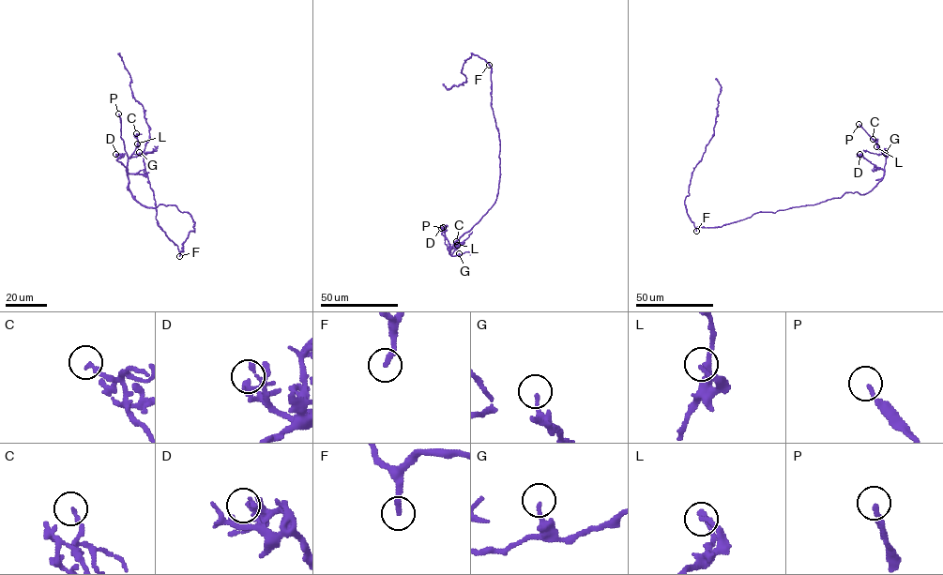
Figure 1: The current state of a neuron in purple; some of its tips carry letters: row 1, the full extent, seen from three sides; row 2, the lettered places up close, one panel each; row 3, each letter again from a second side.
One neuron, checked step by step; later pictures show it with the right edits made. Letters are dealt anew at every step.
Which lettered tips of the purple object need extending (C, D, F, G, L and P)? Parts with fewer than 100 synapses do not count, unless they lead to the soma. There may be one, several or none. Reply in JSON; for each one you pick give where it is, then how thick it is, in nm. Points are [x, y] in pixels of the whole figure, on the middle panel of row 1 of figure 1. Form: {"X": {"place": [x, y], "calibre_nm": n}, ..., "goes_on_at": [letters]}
{"F": {"place": [489, 65], "calibre_nm": 240}, "P": {"place": [443, 227], "calibre_nm": 180}, "goes_on_at": ["F", "P"]}

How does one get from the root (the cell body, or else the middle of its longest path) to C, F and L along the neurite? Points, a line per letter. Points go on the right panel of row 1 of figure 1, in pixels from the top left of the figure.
C: (744, 219), (758, 212), (819, 204), (845, 192), (868, 192), (882, 179), (887, 157), (873, 139)
F: (744, 219), (721, 226), (698, 226), (696, 231)
L: (744, 219), (758, 212), (819, 204), (845, 192), (866, 194), (884, 174), (887, 157), (876, 146)

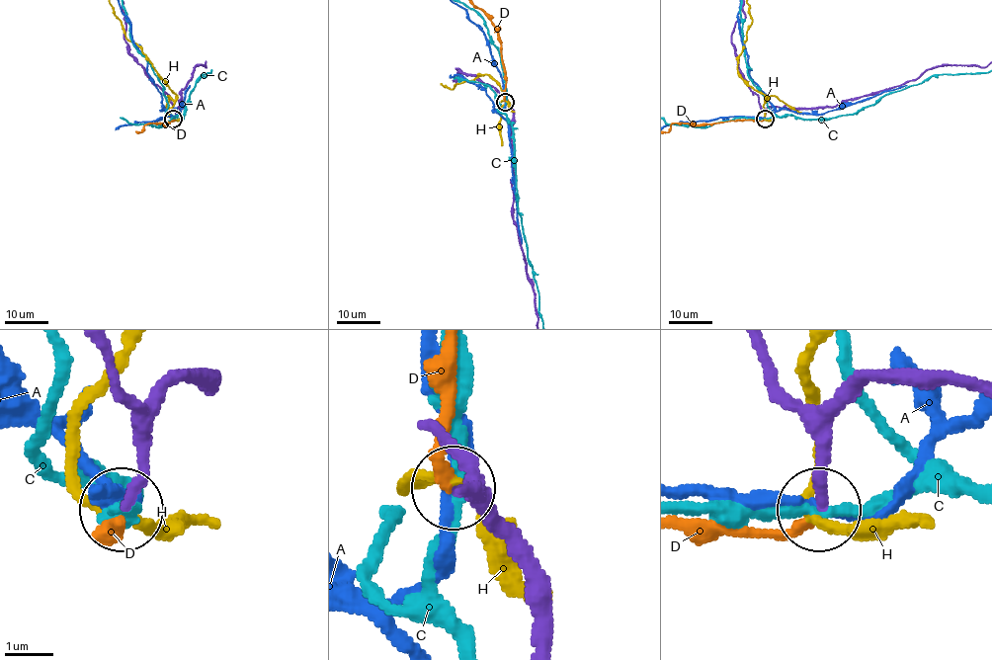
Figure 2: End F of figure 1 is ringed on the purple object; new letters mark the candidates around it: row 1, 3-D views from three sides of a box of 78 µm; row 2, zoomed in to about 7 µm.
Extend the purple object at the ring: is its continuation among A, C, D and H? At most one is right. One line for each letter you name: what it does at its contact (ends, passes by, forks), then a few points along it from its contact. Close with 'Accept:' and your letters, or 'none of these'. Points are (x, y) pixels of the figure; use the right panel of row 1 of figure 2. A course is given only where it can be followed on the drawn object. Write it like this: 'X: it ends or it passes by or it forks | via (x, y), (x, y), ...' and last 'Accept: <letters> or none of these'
D: it ends
Accept: D

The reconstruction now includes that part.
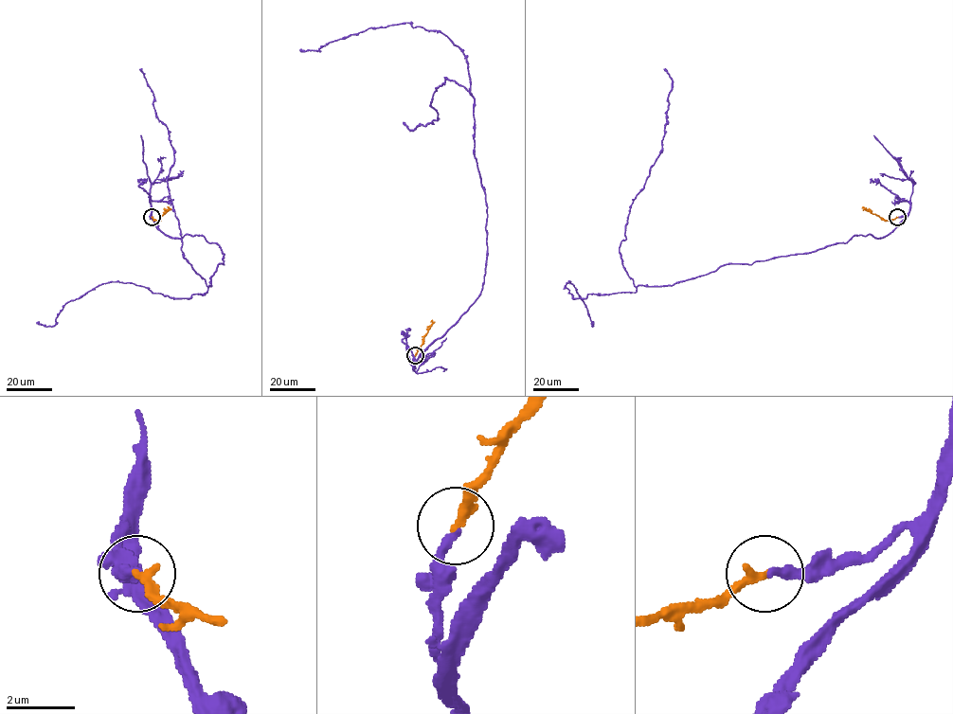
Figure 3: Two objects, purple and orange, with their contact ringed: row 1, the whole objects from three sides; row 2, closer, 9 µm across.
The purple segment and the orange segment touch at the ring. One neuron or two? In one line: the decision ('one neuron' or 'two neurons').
one neuron

